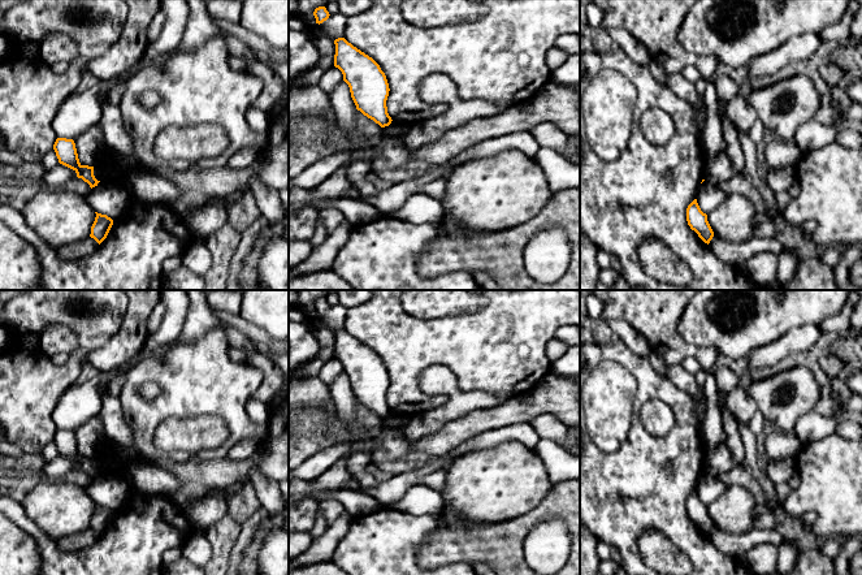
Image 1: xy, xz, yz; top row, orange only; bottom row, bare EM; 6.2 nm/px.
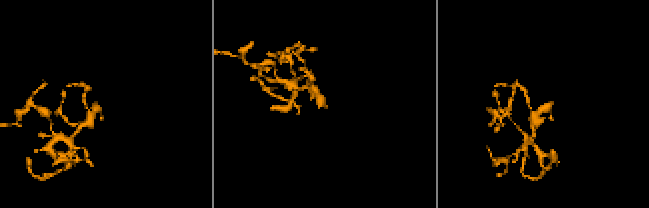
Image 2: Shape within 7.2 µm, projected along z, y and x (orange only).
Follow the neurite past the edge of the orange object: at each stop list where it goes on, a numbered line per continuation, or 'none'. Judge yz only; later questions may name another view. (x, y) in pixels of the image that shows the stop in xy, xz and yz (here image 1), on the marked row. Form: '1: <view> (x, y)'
none

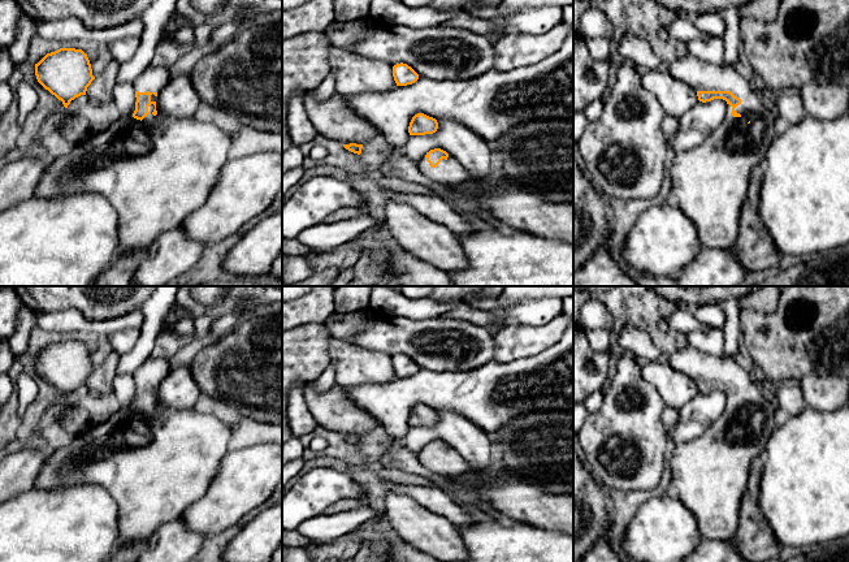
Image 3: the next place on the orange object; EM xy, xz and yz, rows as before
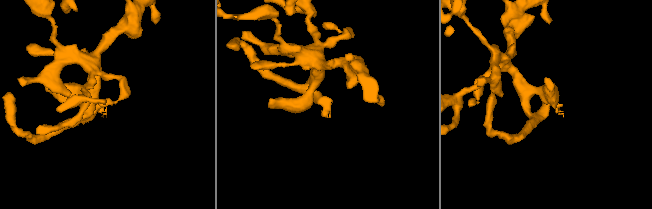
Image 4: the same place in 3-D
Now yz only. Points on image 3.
1: yz (709, 184)

